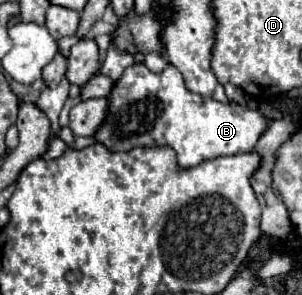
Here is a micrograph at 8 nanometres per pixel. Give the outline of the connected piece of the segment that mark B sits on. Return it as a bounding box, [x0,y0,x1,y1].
[93,63,269,169]

